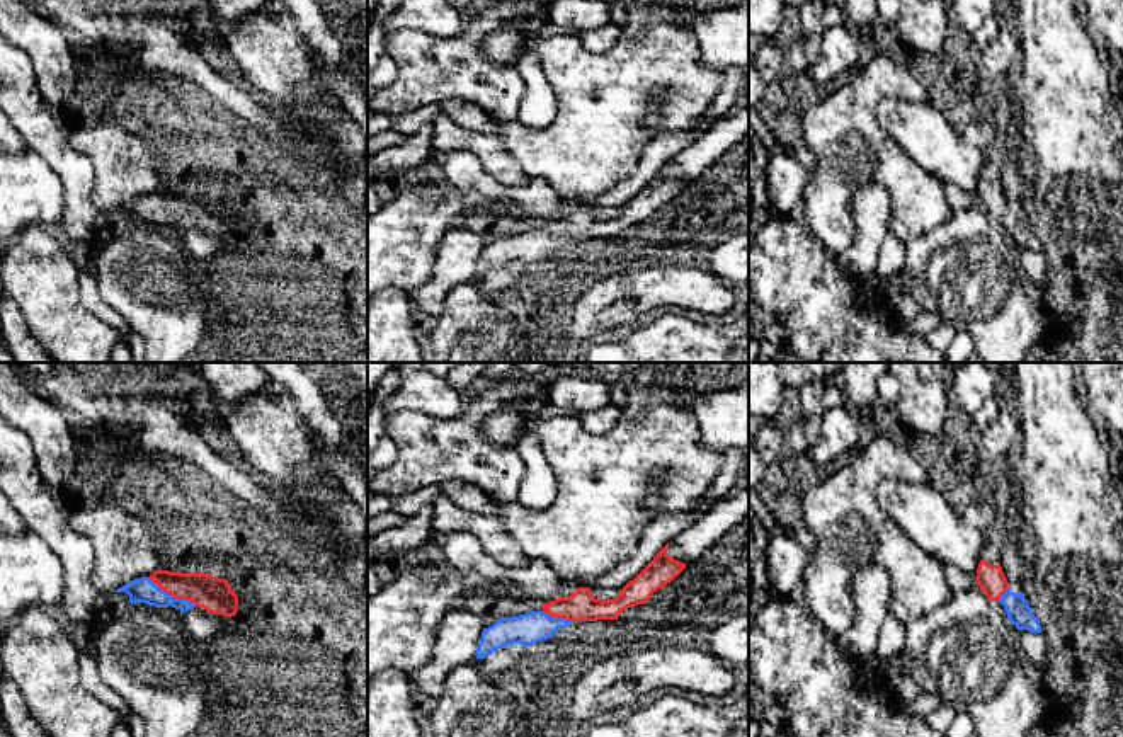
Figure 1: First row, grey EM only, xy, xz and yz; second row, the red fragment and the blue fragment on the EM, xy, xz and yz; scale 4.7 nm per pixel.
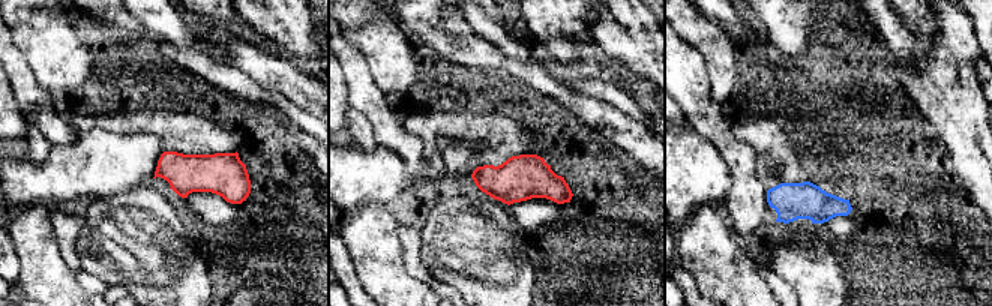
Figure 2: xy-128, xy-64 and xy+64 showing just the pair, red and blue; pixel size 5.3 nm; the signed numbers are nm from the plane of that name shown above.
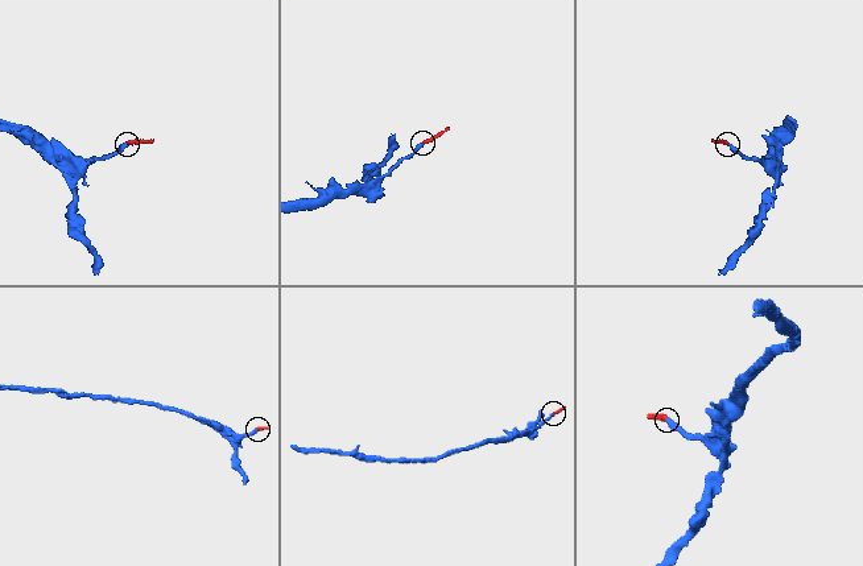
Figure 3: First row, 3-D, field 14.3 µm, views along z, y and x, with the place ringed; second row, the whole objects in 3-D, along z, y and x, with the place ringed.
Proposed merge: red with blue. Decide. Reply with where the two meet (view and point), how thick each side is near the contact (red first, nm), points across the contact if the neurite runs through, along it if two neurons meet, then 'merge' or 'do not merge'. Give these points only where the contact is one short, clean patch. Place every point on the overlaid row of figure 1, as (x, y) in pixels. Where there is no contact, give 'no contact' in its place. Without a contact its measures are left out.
contact xy (172, 596); calibres 160 and 110 nm; way xy (213, 594), (172, 596), (164, 589), (142, 589); merge

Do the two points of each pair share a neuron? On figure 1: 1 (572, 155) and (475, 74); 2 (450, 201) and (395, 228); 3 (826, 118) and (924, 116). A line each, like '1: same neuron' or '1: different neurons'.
1: different neurons
2: same neuron
3: different neurons

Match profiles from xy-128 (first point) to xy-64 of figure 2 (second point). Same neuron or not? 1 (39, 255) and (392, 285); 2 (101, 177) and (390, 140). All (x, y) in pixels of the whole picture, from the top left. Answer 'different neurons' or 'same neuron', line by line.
1: same neuron
2: different neurons

